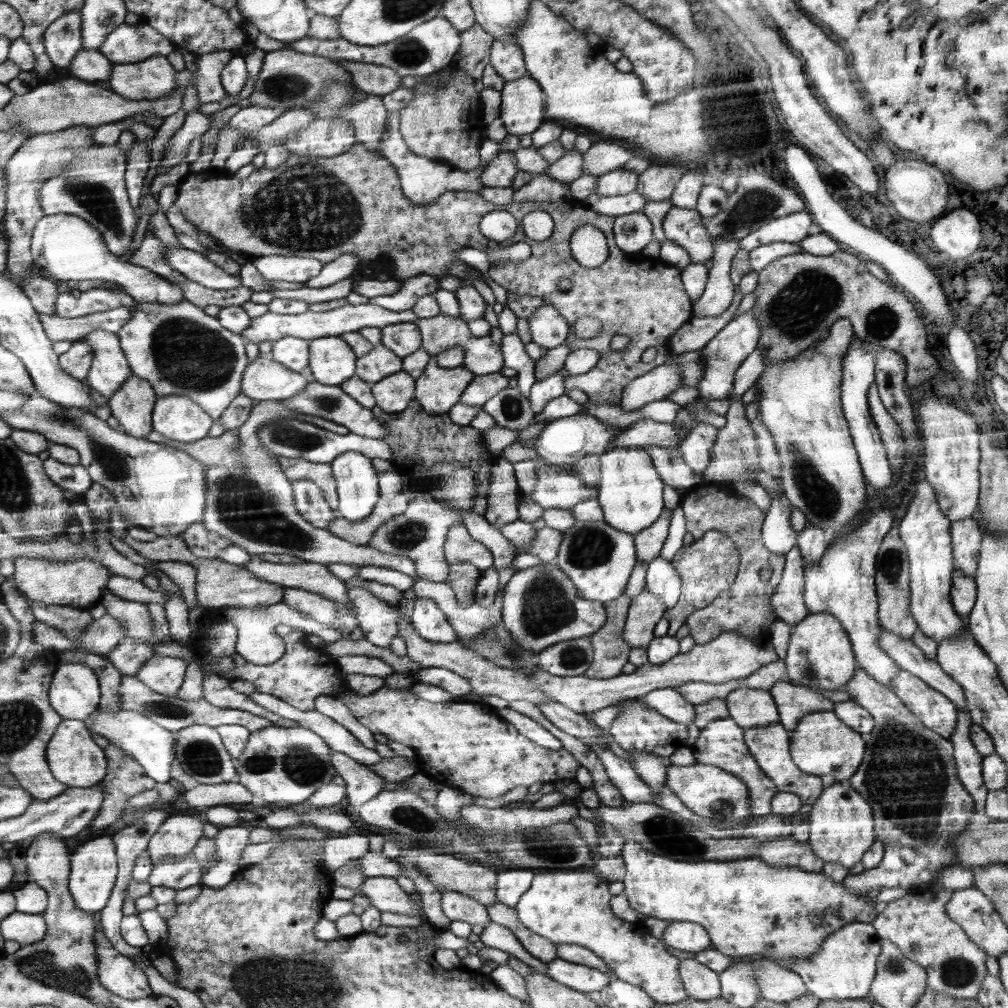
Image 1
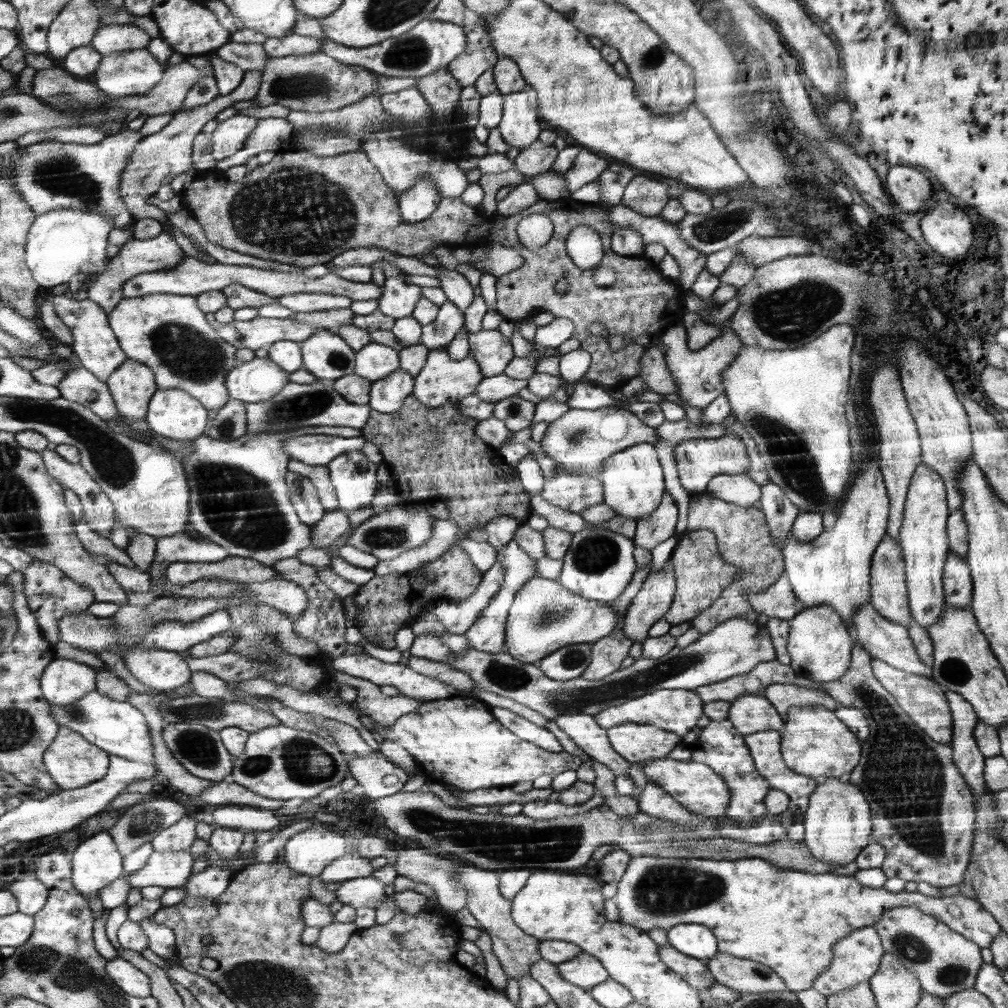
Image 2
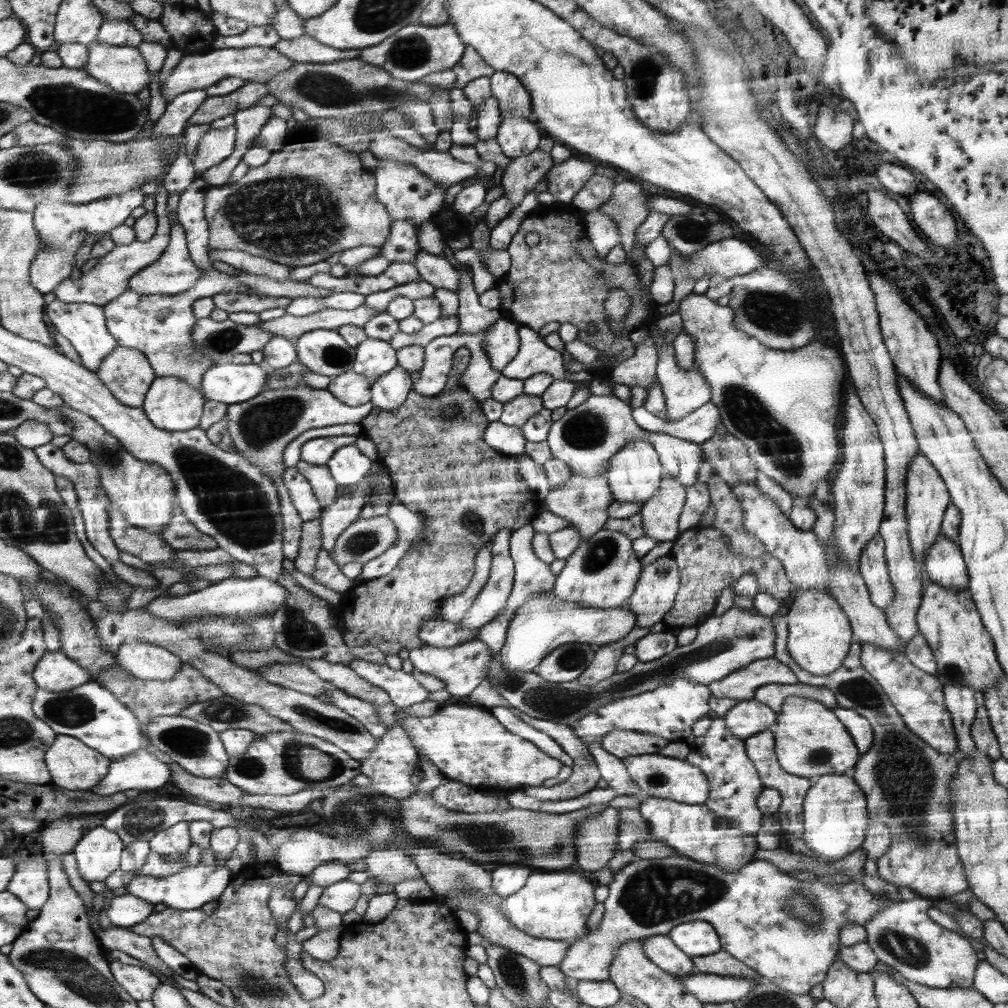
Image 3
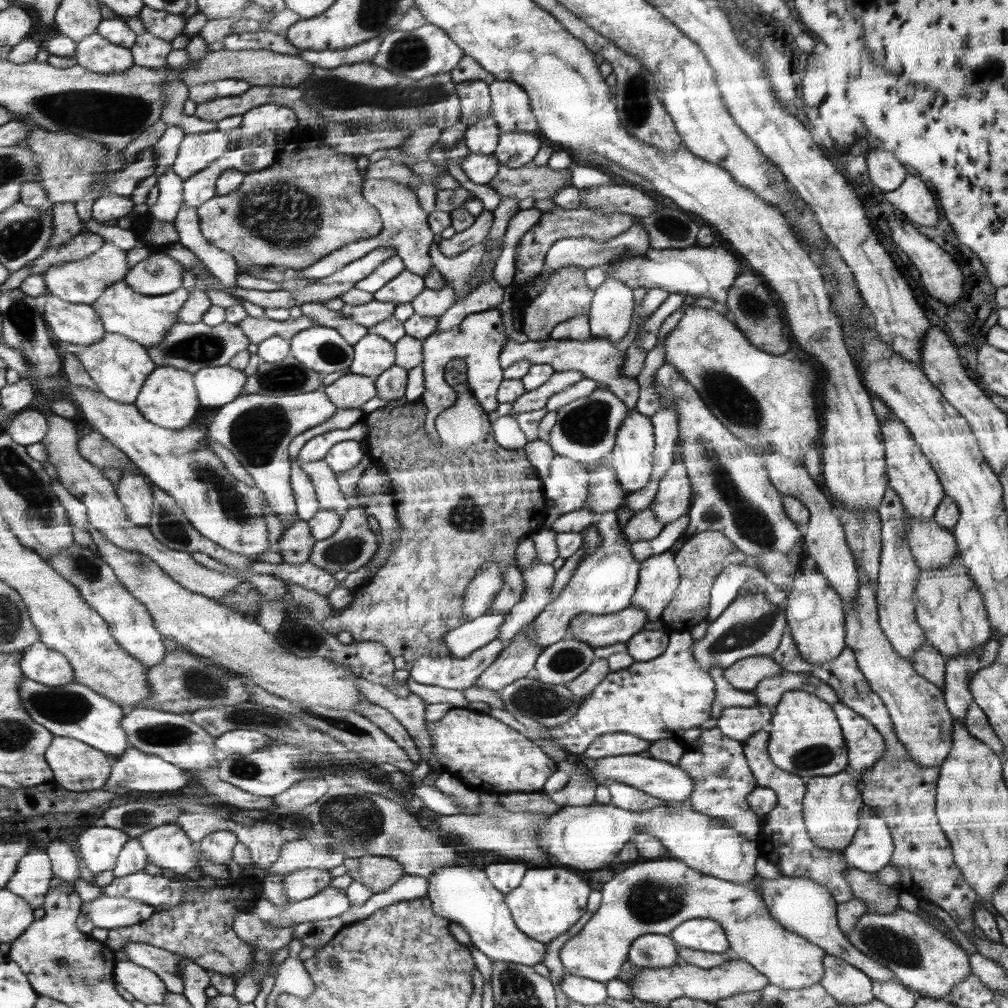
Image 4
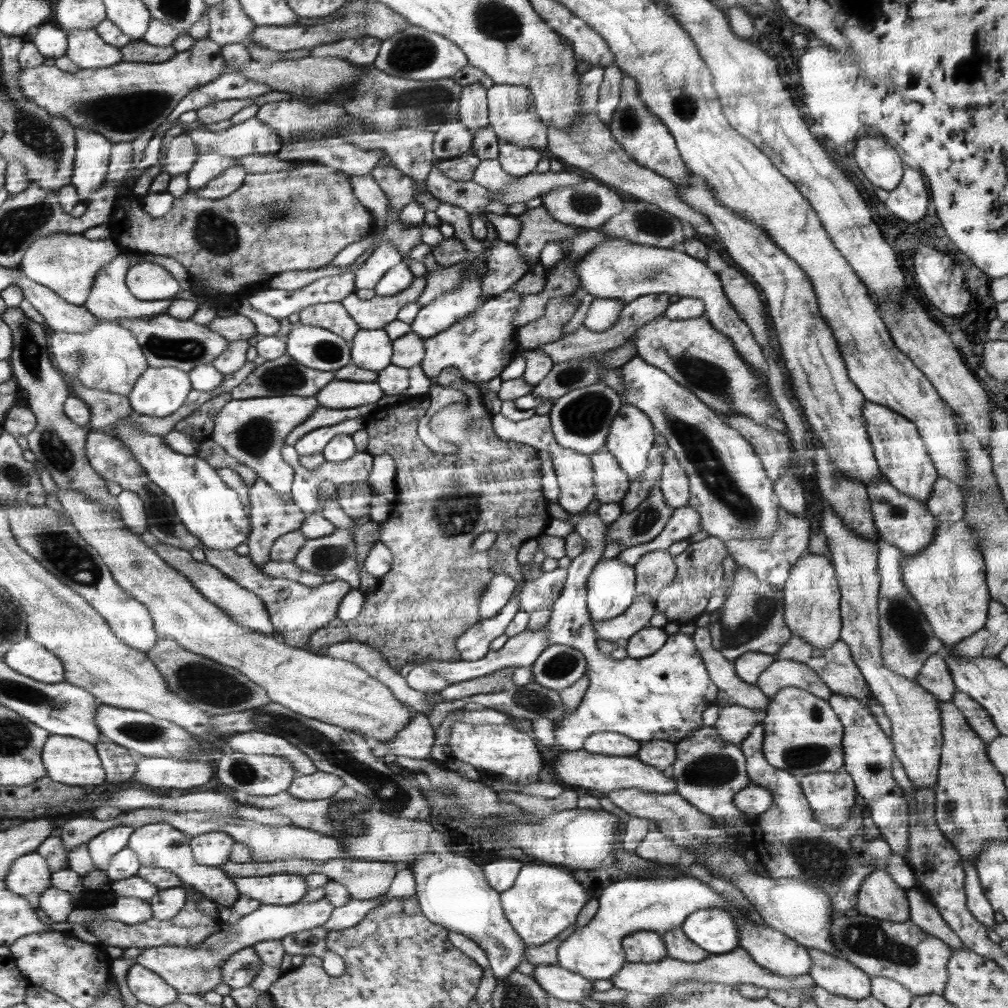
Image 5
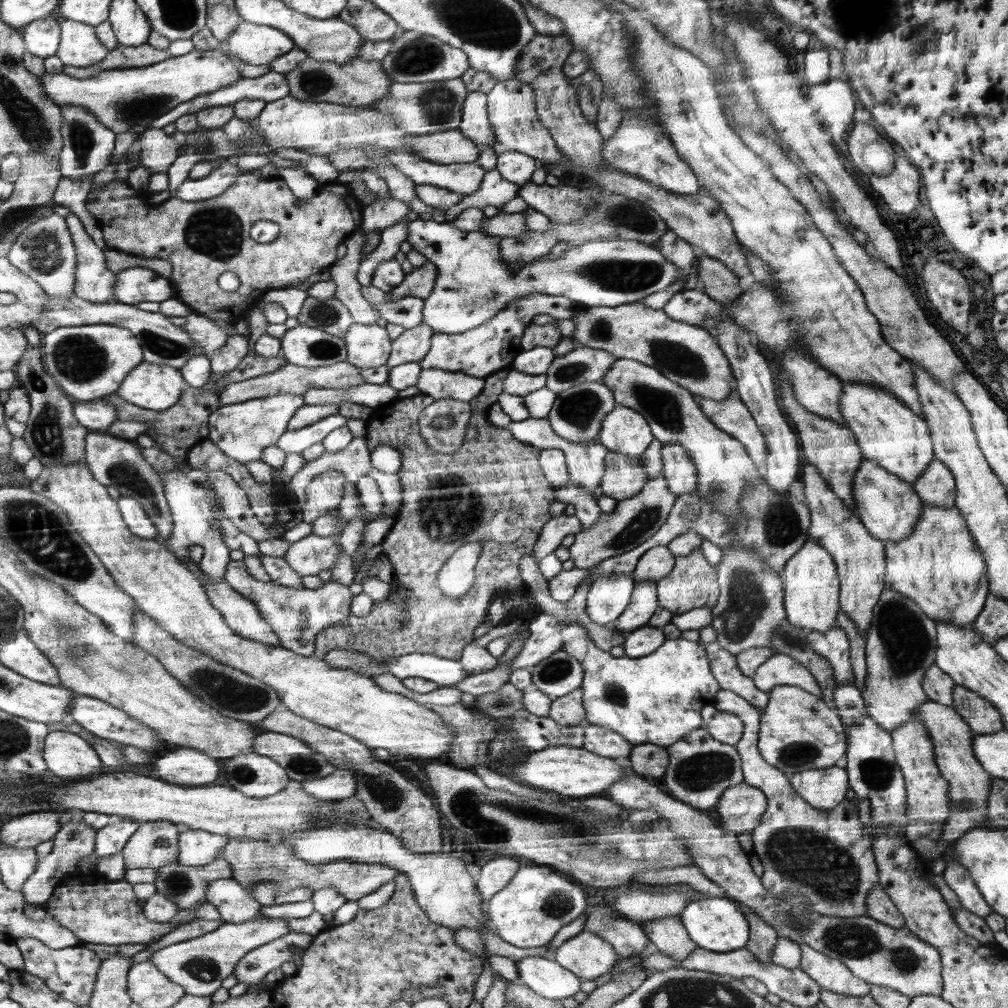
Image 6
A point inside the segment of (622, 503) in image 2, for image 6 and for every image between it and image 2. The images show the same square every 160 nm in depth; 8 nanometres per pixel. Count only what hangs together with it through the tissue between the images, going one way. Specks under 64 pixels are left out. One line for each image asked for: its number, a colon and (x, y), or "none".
3: (634, 473)
4: (631, 458)
5: (631, 434)
6: (624, 430)

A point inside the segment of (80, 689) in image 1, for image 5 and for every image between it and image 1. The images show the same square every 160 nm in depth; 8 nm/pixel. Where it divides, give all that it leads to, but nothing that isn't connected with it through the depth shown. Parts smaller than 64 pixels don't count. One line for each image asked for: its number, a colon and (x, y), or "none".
2: (66, 681)
3: (57, 672)
4: (40, 662)
5: (29, 657)

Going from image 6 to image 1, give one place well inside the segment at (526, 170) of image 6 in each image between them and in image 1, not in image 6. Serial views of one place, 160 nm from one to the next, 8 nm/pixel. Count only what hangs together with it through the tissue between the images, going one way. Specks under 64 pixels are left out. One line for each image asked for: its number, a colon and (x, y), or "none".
1: (521, 101)
2: (518, 127)
3: (517, 137)
4: (515, 149)
5: (517, 161)

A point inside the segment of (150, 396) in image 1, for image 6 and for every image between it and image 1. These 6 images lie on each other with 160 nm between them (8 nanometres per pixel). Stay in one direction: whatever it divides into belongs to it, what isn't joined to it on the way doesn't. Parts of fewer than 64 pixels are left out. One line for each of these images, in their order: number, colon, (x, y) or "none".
2: (133, 385)
3: (127, 372)
4: (120, 365)
5: (109, 357)
6: (90, 361)

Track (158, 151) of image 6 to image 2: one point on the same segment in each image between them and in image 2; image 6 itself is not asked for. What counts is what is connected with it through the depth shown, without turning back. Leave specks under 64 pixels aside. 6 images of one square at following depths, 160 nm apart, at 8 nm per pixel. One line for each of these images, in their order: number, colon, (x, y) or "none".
2: (228, 138)
3: (217, 145)
4: (197, 151)
5: (182, 153)

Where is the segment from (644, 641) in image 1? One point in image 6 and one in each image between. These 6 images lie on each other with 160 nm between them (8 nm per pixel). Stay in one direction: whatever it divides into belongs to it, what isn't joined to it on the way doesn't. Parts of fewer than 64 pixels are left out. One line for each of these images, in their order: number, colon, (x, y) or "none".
2: (657, 592)
3: (655, 594)
4: (659, 576)
5: (654, 571)
6: (657, 563)

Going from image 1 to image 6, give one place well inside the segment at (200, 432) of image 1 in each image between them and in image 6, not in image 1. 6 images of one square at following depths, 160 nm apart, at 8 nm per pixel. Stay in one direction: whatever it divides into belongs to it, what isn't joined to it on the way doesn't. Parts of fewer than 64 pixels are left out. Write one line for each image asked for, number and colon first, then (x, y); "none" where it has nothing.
2: (174, 413)
3: (174, 405)
4: (170, 399)
5: (161, 391)
6: (154, 387)

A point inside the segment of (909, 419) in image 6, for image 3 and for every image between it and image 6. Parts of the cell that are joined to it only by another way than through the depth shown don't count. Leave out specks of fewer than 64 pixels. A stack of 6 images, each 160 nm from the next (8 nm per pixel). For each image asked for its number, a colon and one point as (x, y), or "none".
3: (928, 496)
4: (911, 474)
5: (904, 460)

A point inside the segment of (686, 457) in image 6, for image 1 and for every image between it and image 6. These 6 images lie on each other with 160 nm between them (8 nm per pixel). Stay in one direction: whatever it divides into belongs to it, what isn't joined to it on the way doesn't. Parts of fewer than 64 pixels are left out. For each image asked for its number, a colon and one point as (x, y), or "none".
1: (649, 542)
2: (658, 526)
3: (660, 514)
4: (673, 498)
5: (674, 482)

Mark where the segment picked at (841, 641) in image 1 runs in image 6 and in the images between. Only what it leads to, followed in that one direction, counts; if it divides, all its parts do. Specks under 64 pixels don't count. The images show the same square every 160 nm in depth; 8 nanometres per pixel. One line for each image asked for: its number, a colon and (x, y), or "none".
2: (819, 645)
3: (819, 637)
4: (815, 614)
5: (812, 600)
6: (811, 586)

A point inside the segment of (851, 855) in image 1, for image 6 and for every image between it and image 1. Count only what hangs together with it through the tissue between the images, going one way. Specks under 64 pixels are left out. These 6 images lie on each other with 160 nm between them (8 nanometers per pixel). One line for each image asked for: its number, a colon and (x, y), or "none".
2: (837, 824)
3: (835, 819)
4: (831, 820)
5: (831, 795)
6: (823, 788)

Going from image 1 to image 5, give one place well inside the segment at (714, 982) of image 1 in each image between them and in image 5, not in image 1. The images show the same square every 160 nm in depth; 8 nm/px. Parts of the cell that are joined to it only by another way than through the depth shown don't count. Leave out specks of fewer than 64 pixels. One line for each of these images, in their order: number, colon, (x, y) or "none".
2: (693, 970)
3: (661, 949)
4: (654, 950)
5: (645, 946)

